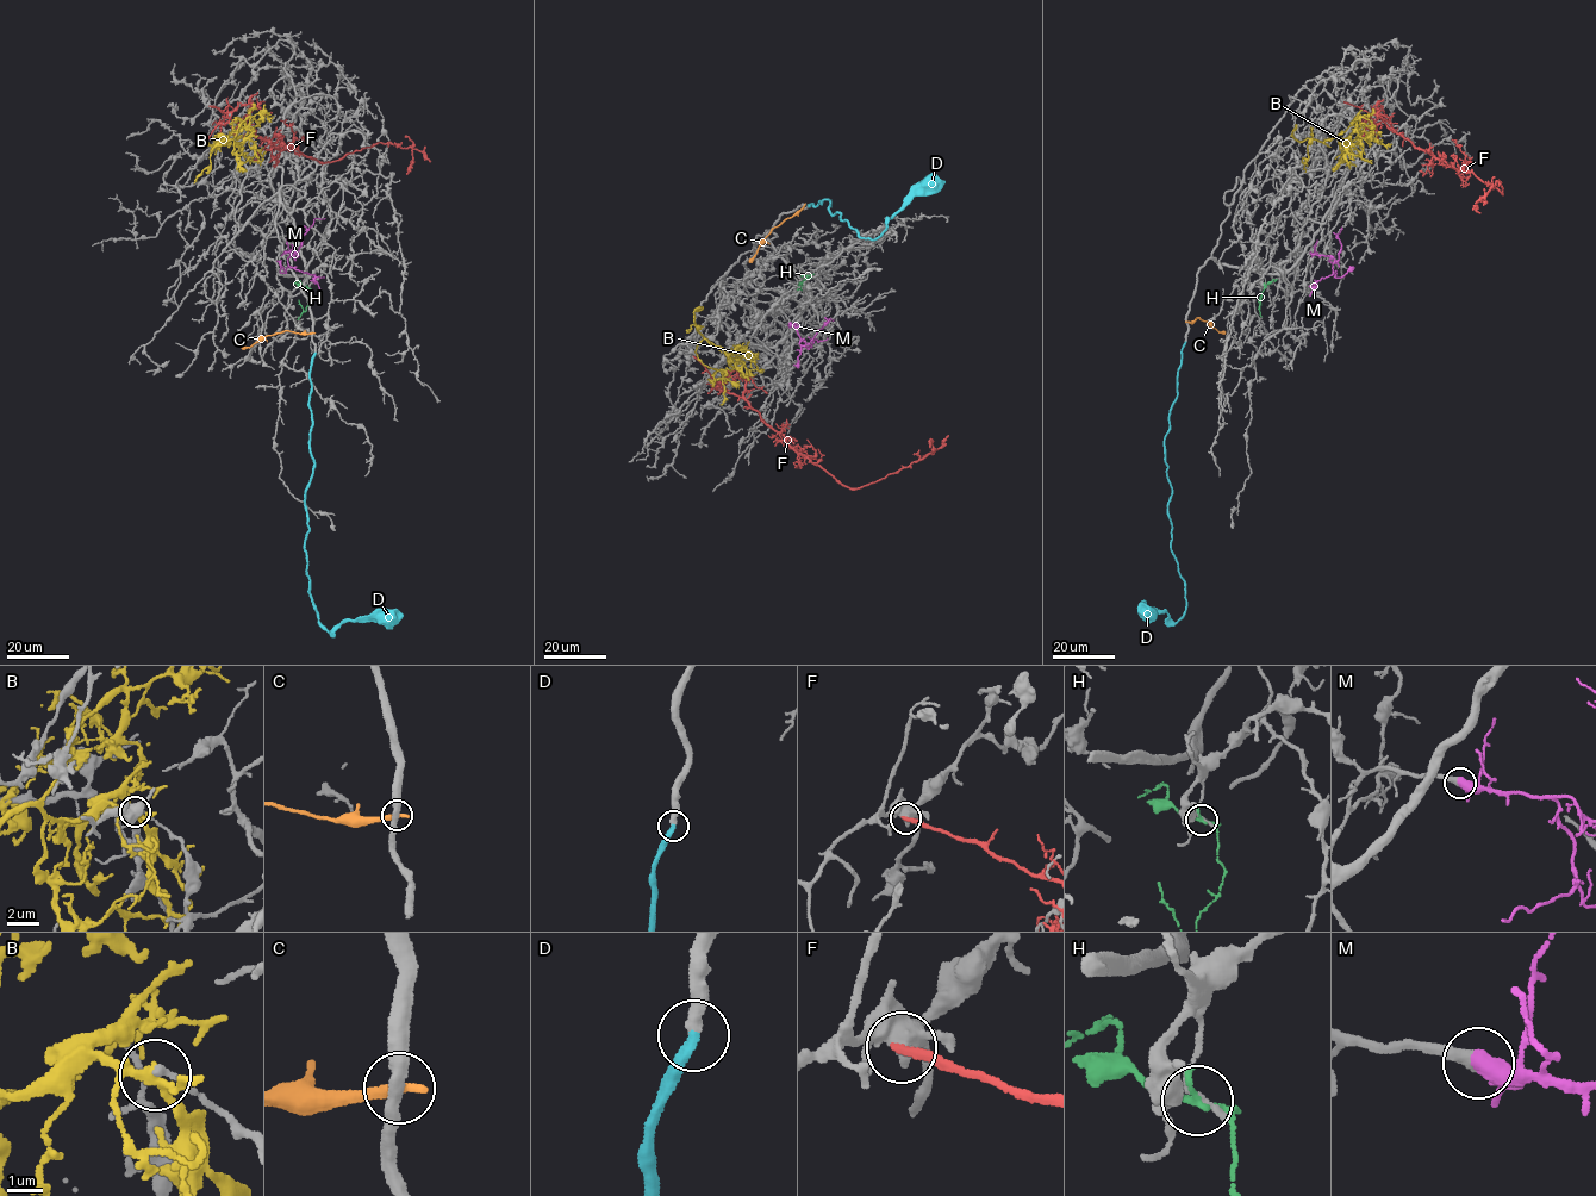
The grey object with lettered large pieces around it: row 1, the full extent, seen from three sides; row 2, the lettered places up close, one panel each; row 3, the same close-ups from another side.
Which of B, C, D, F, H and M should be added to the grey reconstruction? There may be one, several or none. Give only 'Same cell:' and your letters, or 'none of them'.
Same cell: D, M

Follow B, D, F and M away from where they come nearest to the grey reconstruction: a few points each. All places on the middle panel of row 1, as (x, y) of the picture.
B: (741, 348), (727, 353), (705, 338), (697, 347), (699, 360), (718, 369), (722, 375), (724, 402), (721, 404)
D: (810, 206), (829, 200), (831, 215), (874, 240), (914, 195), (935, 192), (945, 181)
F: (693, 356), (719, 387), (741, 396), (798, 453), (851, 489), (908, 467), (931, 453), (931, 442), (929, 447)
M: (790, 323), (808, 347), (814, 340), (818, 342), (827, 337)

